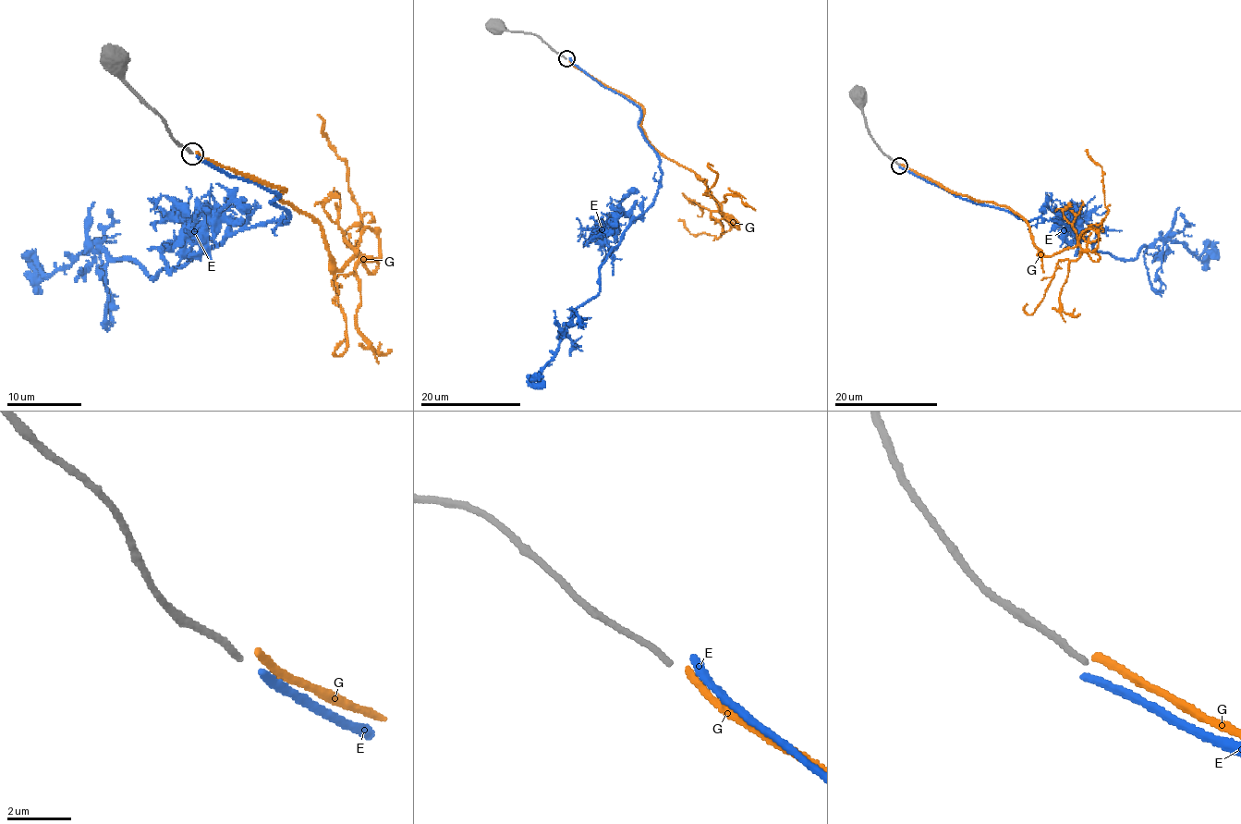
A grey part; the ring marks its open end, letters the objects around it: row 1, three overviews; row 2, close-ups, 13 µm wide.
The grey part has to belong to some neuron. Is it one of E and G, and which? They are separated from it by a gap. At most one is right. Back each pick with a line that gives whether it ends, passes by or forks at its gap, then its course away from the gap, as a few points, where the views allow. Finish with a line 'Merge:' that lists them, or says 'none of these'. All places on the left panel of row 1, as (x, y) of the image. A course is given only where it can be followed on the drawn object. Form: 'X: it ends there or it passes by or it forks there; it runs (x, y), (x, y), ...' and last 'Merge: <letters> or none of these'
Merge: none of these

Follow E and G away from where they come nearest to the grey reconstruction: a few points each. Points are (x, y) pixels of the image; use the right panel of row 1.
E: (900, 166), (1025, 220), (1055, 220), (1095, 251), (1123, 259), (1134, 259), (1157, 239), (1198, 256), (1218, 241)
G: (900, 165), (1004, 205), (1052, 255), (1105, 215), (1101, 167), (1086, 149)

